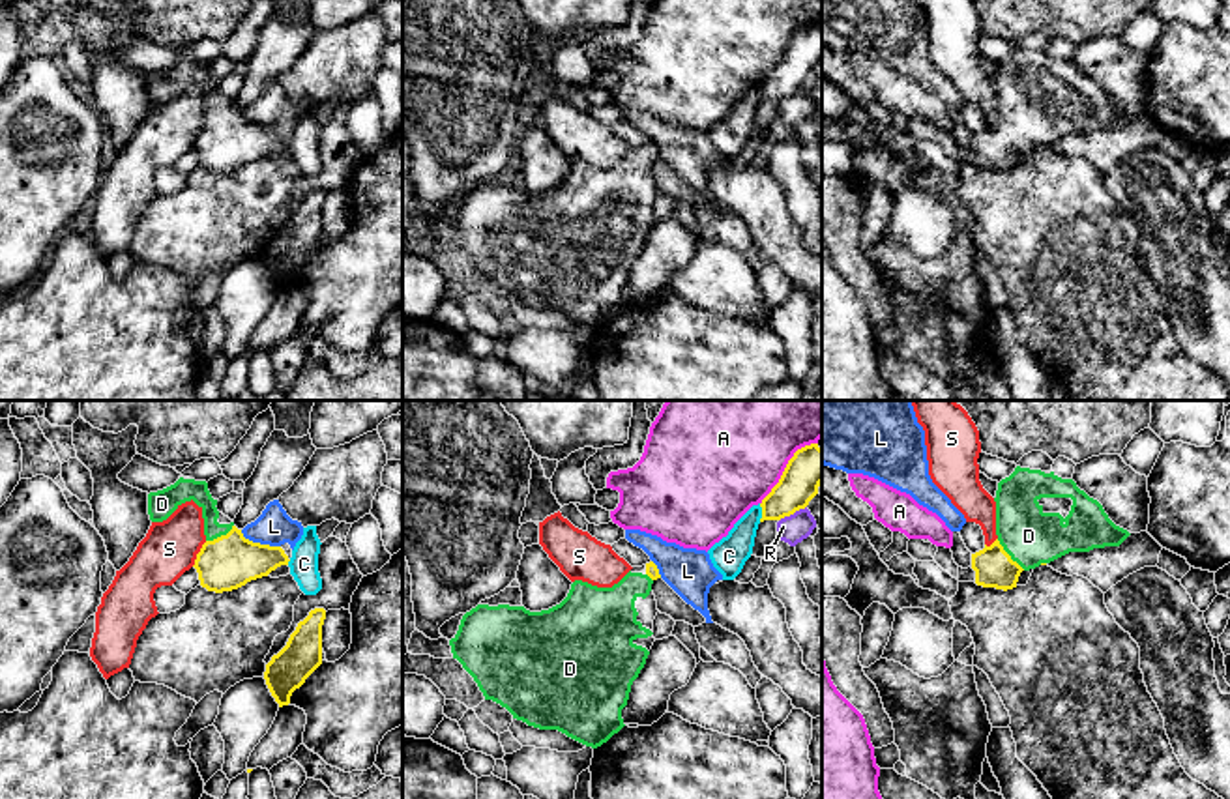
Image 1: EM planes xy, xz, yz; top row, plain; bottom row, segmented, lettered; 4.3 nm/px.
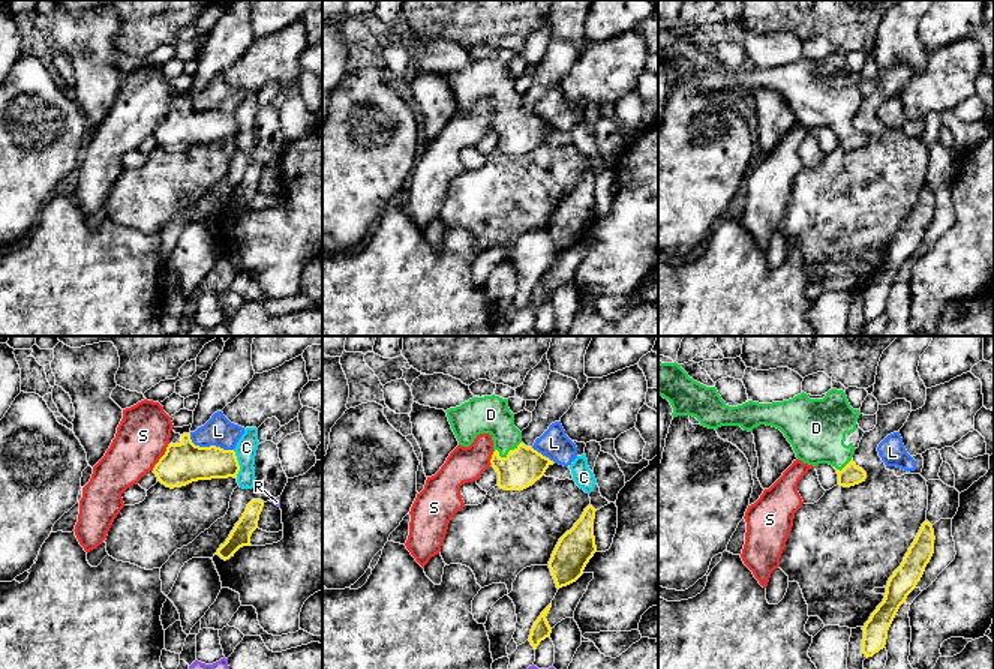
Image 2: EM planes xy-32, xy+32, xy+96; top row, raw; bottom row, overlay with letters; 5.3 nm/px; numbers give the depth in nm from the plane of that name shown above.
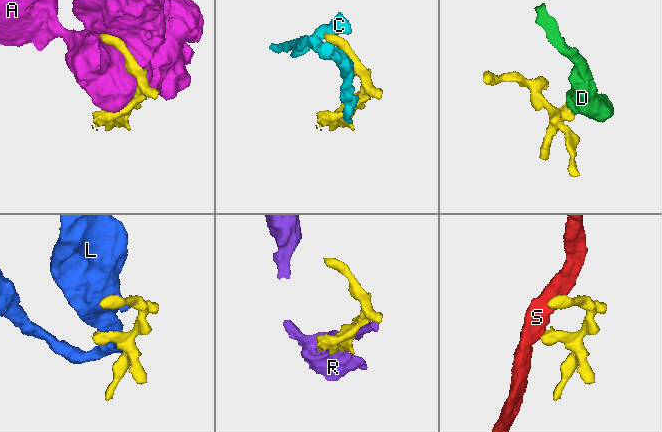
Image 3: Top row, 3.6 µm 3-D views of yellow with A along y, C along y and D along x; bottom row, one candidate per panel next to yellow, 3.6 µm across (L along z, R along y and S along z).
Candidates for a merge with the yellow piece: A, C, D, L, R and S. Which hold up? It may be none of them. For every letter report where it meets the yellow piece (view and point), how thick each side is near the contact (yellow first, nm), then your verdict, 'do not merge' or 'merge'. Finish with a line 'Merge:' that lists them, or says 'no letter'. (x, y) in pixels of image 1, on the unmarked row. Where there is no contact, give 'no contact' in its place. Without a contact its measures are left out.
A: meets yellow in xz at (785, 49); 170 nm thick on the yellow side, 400 nm on the other; do not merge
C: meets yellow in xz at (762, 94); 170 nm thick on the yellow side, 150 nm on the other; do not merge
D: meets yellow in yz at (1010, 137); 170 nm thick on the yellow side, 240 nm on the other; merge
L: meets yellow in xy at (259, 124); 240 nm thick on the yellow side, 160 nm on the other; do not merge
R: meets yellow in xz at (792, 94); 170 nm thick on the yellow side, 120 nm on the other; do not merge
S: meets yellow in xy at (197, 135); 240 nm thick on the yellow side, 240 nm on the other; do not merge
Merge: D

